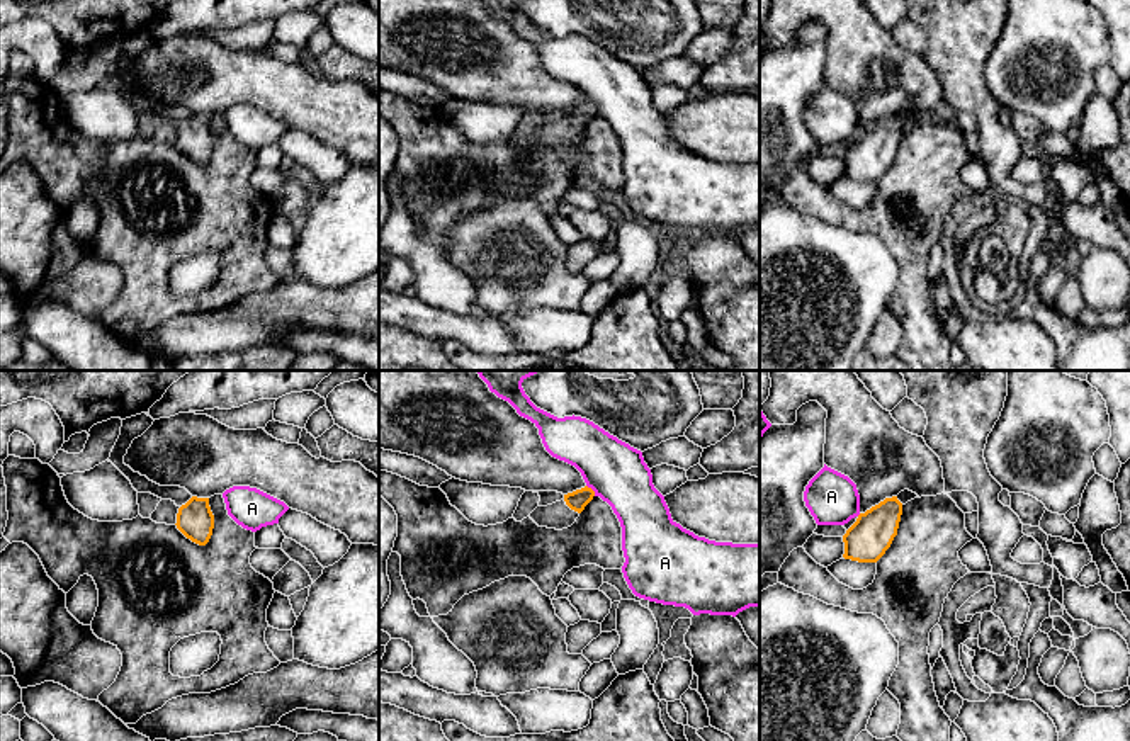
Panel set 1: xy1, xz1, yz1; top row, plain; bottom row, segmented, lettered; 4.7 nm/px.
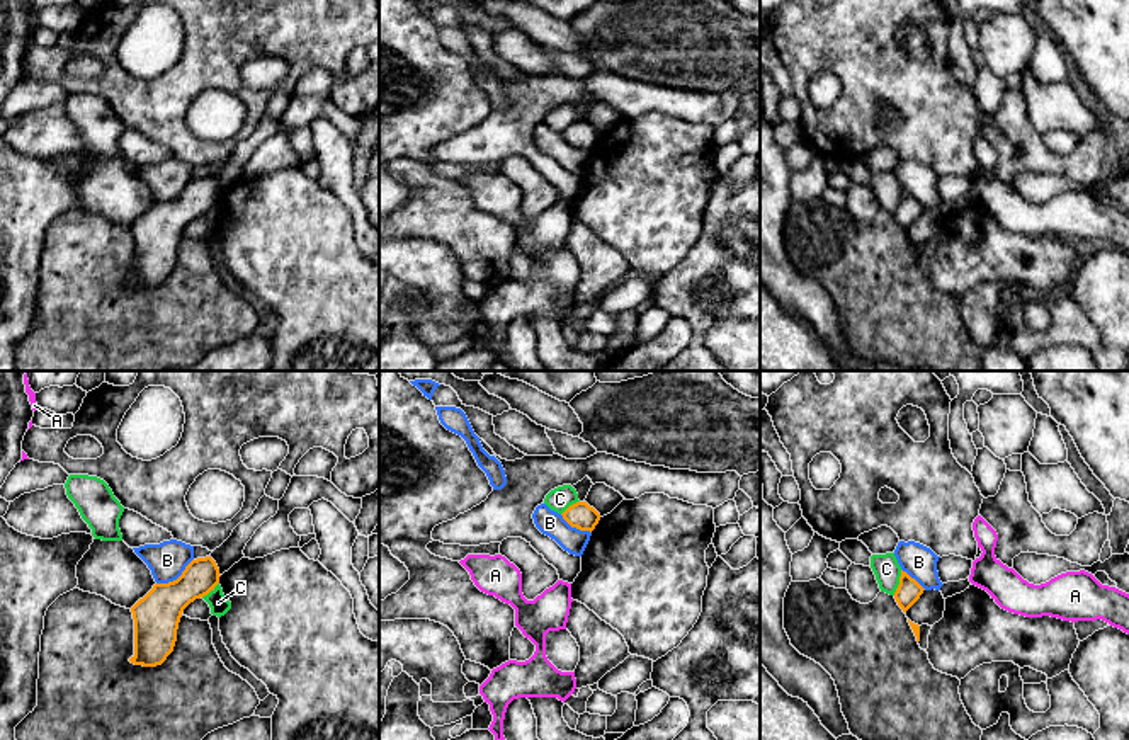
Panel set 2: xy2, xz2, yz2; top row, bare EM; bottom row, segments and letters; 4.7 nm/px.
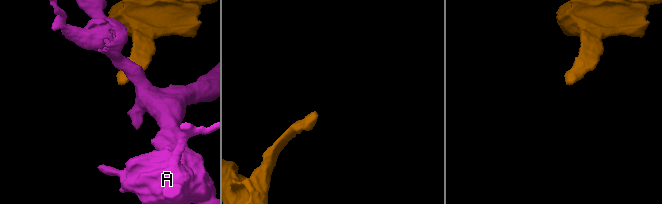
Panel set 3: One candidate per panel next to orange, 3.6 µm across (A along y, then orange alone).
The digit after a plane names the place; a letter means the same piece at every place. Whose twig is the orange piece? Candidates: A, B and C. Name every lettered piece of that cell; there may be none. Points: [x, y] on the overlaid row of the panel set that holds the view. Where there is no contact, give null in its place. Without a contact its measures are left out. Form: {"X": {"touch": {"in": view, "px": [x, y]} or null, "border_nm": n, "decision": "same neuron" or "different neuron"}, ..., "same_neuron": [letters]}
{"A": {"touch": {"in": "xz1", "px": [592, 490]}, "border_nm": 70, "decision": "different neuron"}, "B": {"touch": {"in": "xy2", "px": [177, 579]}, "border_nm": 220, "decision": "different neuron"}, "C": {"touch": {"in": "yz2", "px": [900, 582]}, "border_nm": 130, "decision": "different neuron"}, "same_neuron": []}

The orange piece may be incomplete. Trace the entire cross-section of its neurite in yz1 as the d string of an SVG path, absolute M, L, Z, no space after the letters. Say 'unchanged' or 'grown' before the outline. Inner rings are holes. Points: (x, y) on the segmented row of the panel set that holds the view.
grown; M904 489L897 496L885 498L865 513L860 513L843 535L843 557L858 563L877 563L897 535L902 506L914 498L919 496Z

